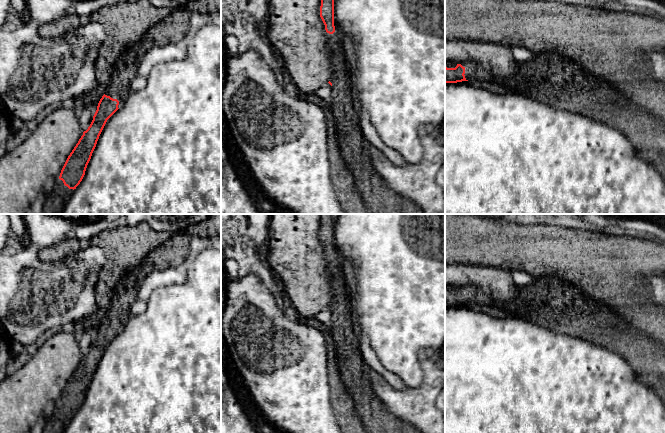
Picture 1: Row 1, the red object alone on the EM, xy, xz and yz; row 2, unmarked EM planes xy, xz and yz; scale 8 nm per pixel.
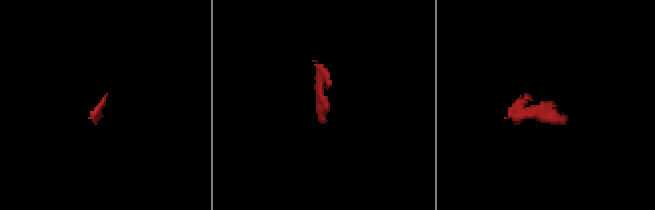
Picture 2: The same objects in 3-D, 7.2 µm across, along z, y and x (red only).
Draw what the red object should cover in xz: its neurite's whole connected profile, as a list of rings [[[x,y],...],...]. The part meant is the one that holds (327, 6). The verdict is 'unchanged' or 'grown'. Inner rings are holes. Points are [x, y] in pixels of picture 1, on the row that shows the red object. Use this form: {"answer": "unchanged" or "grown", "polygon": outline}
{"answer": "unchanged", "polygon": [[[321,0],[320,17],[325,25],[326,32],[333,34],[335,32],[334,0]]]}

